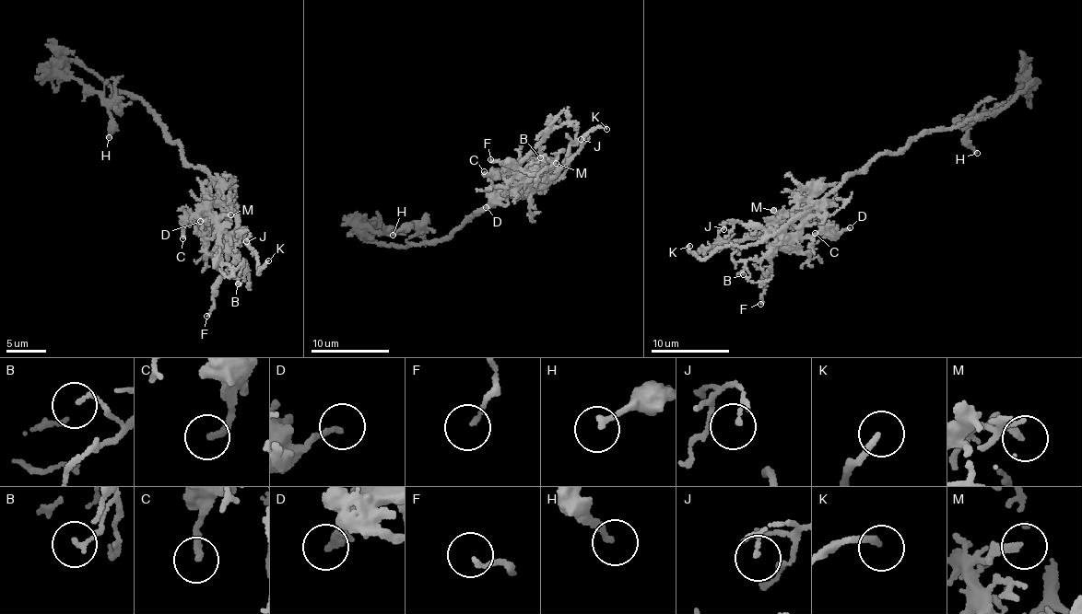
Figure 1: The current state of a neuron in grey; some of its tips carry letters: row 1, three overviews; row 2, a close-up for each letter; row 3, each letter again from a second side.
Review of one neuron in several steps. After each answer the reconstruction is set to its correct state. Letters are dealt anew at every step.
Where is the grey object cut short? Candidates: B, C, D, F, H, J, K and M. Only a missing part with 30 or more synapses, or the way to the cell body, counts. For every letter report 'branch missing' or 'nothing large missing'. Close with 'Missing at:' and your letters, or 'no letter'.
B: nothing large missing
C: nothing large missing
D: nothing large missing
F: nothing large missing
H: nothing large missing
J: nothing large missing
K: branch missing
M: nothing large missing
Missing at: K

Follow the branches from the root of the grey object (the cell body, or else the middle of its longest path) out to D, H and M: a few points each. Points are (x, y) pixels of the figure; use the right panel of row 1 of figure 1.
D: (919, 136), (846, 176), (826, 198), (824, 207), (806, 221), (801, 235), (850, 227)
H: (919, 136), (998, 111), (1036, 81), (1037, 86), (1016, 93), (970, 124), (968, 146), (977, 153)
M: (919, 136), (896, 152), (881, 155), (846, 176), (840, 185), (782, 229), (777, 224), (781, 215), (773, 210)

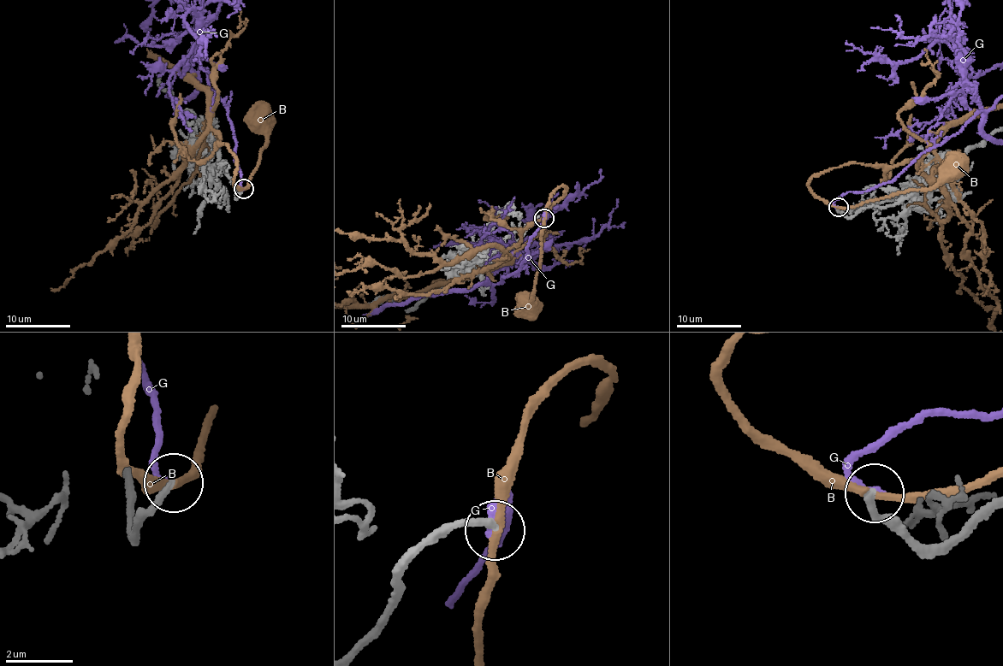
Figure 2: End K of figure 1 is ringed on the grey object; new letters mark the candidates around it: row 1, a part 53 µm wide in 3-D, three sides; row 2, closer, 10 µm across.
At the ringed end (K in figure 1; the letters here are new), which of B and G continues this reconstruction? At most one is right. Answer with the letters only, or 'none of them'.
none of them

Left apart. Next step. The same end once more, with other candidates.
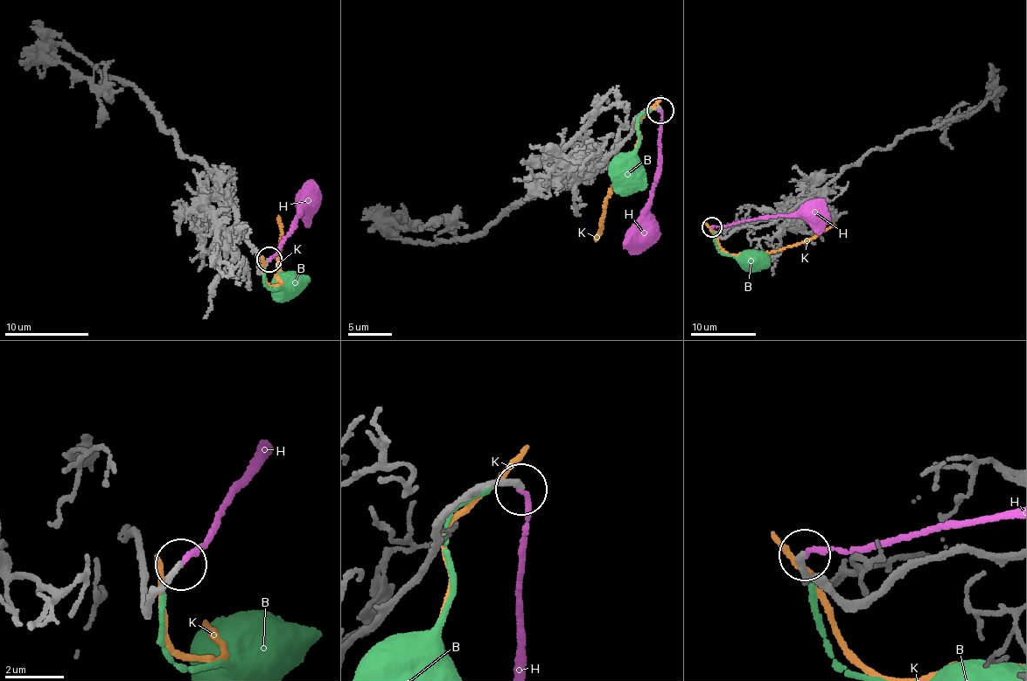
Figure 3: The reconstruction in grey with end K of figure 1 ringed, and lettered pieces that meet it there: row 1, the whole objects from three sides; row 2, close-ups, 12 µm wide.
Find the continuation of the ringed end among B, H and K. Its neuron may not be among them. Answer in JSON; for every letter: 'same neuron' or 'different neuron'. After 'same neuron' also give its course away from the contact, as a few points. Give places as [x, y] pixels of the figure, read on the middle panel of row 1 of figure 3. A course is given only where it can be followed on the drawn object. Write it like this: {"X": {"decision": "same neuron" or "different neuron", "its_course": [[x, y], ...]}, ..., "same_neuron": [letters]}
{"B": {"decision": "different neuron"}, "H": {"decision": "same neuron", "its_course": [[660, 110], [659, 176], [652, 191], [644, 232]]}, "K": {"decision": "different neuron"}, "same_neuron": ["H"]}

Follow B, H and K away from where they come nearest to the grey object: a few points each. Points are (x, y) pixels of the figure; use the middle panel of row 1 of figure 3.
B: (650, 109), (641, 115), (636, 156), (626, 163), (625, 169)
H: (660, 110), (659, 176), (652, 191), (644, 232)
K: (653, 109), (641, 116), (637, 127), (636, 151), (620, 168), (618, 180), (606, 199), (602, 229), (596, 241)

